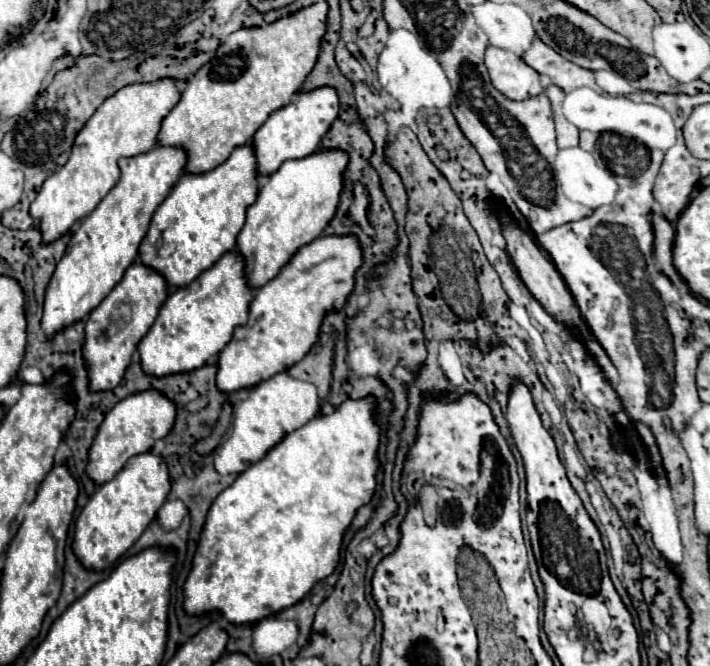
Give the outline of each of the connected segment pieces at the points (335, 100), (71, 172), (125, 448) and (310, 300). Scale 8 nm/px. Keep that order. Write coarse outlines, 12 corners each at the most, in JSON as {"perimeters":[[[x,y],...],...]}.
{"perimeters":[[[332,86],[298,92],[254,134],[258,172],[322,146],[338,118]],[[178,80],[128,84],[30,206],[56,240],[158,144]],[[154,388],[106,414],[90,478],[112,480],[172,430],[176,402]],[[354,234],[302,246],[256,290],[218,388],[300,362],[362,264]]]}

